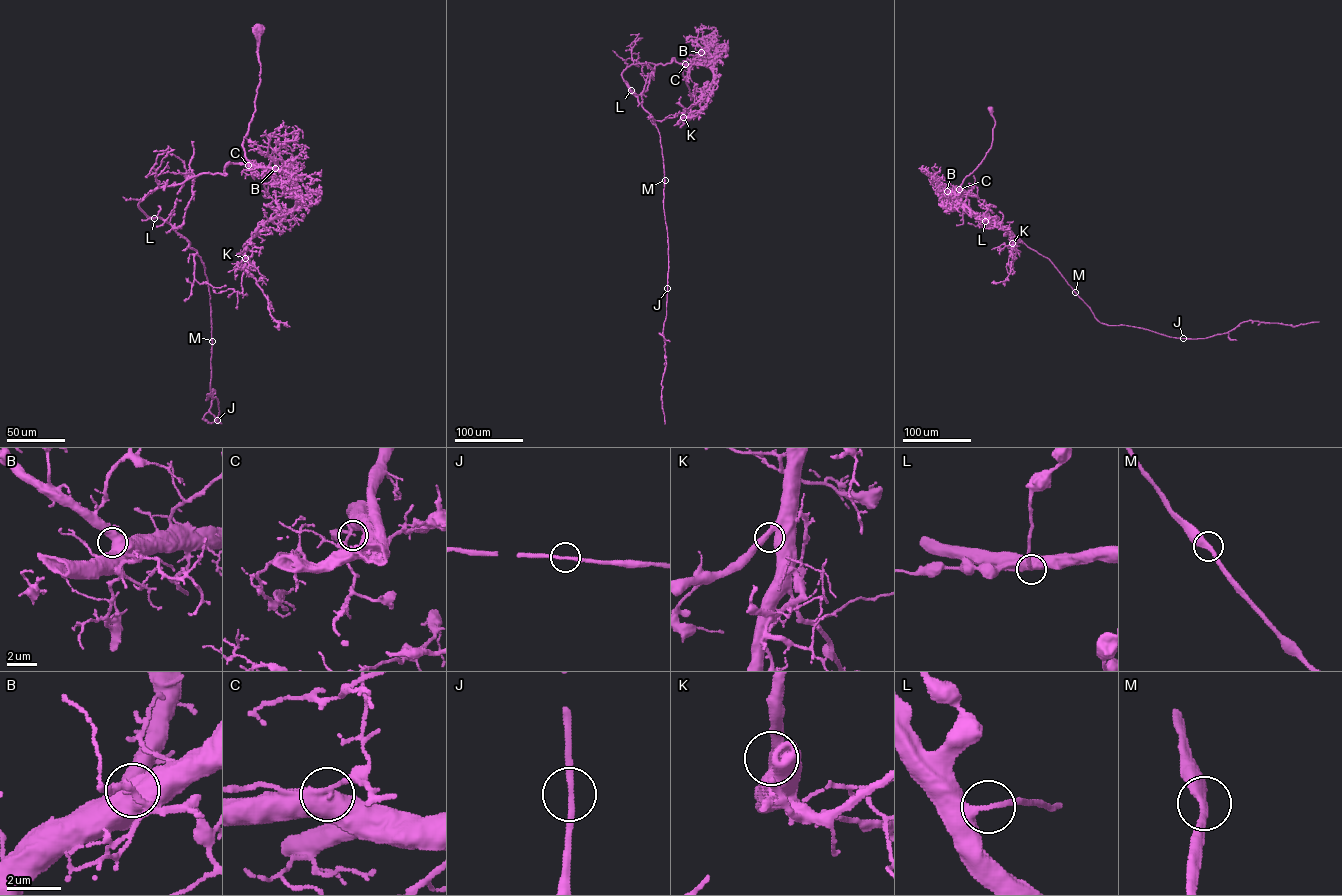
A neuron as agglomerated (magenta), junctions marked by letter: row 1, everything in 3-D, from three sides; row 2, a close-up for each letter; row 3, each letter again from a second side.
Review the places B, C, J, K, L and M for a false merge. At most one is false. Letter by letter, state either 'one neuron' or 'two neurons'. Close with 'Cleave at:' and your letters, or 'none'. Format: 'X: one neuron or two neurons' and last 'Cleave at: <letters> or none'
B: one neuron
C: one neuron
J: one neuron
K: one neuron
L: one neuron
M: one neuron
Cleave at: none

